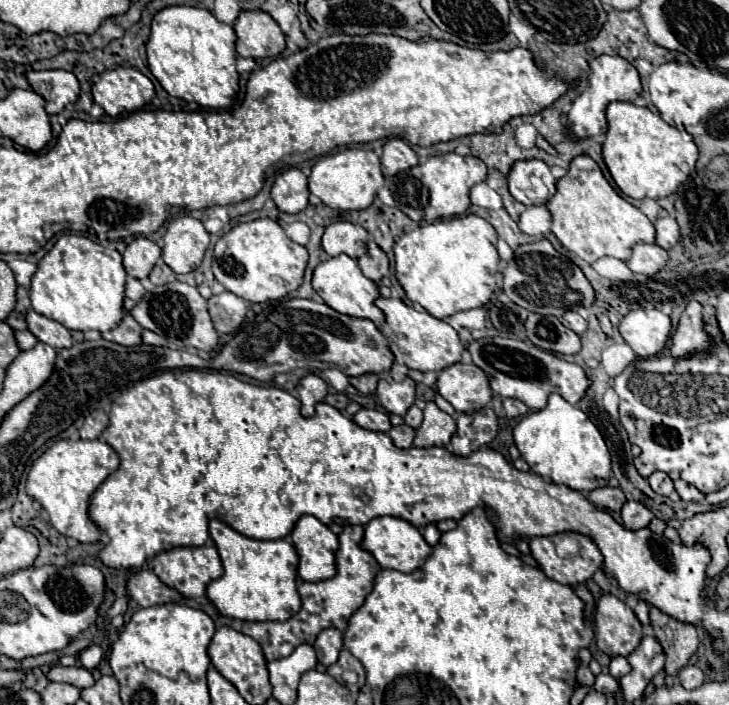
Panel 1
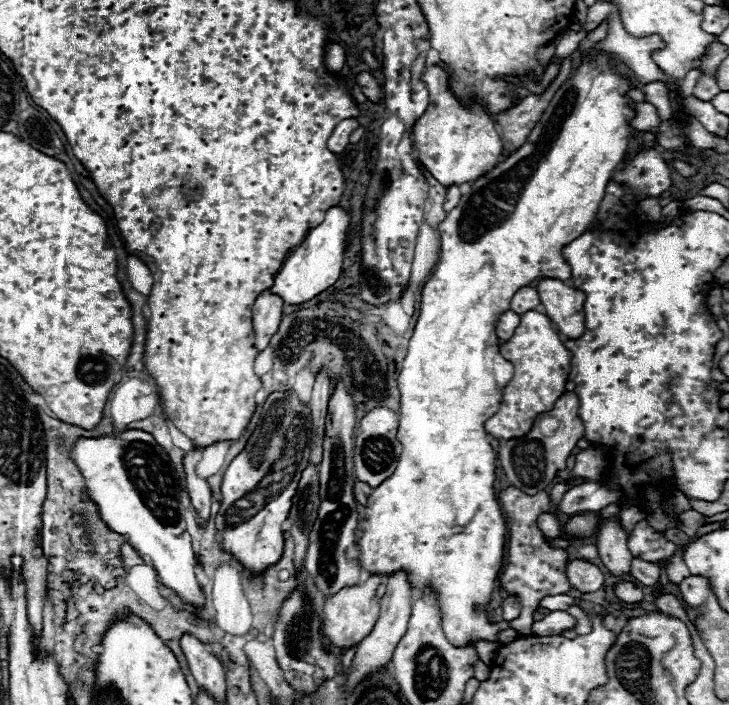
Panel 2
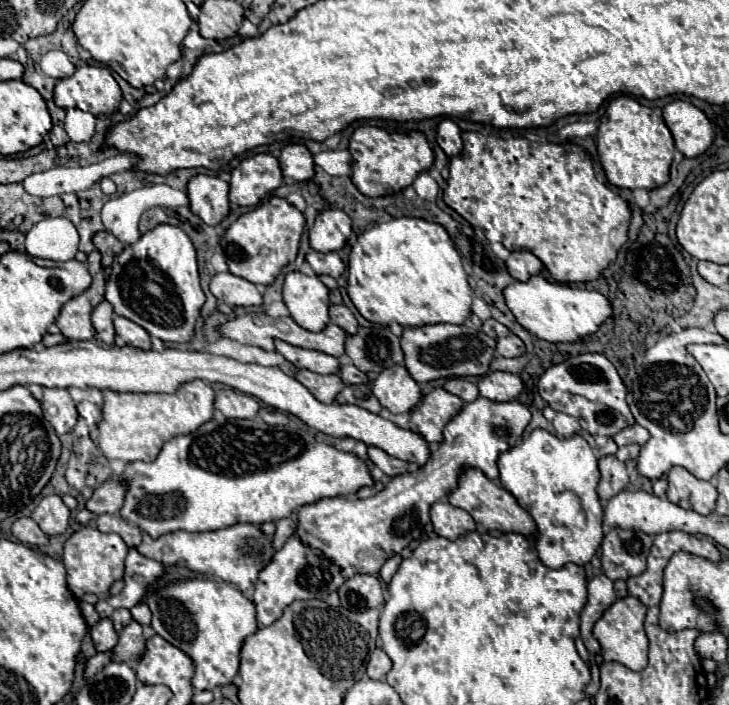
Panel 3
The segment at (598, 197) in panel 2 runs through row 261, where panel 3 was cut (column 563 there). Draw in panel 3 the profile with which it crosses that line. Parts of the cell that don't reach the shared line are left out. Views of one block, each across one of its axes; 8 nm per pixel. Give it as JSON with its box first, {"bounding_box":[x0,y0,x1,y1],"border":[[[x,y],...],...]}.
{"bounding_box":[498,430,602,568],"border":[[[534,430],[520,446],[498,458],[500,482],[518,504],[534,518],[538,532],[532,536],[538,558],[548,568],[562,568],[568,562],[584,566],[602,544],[602,504],[596,494],[596,454],[582,436],[556,438],[546,430]]]}

